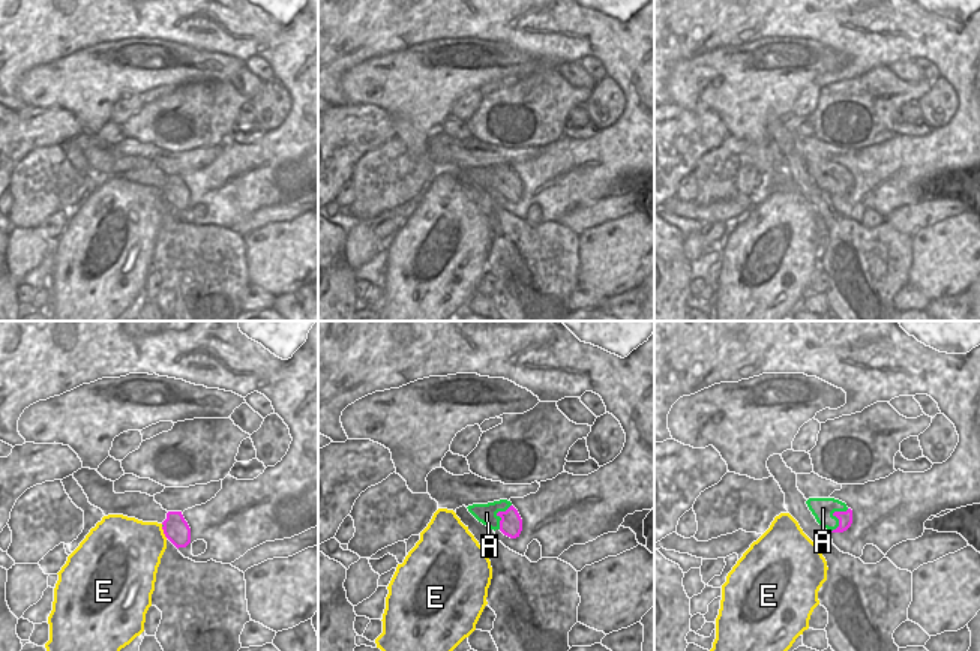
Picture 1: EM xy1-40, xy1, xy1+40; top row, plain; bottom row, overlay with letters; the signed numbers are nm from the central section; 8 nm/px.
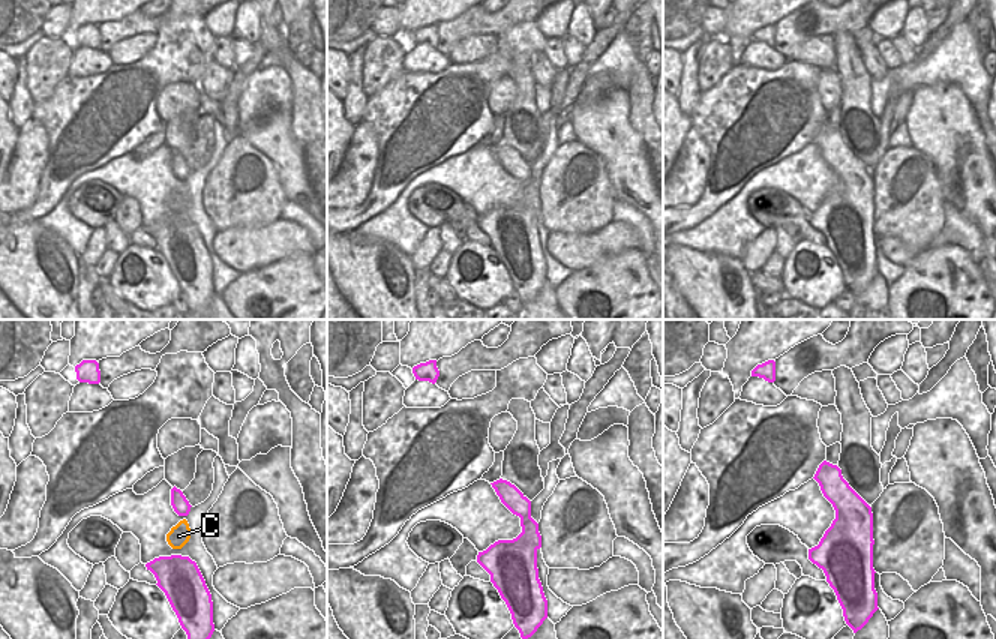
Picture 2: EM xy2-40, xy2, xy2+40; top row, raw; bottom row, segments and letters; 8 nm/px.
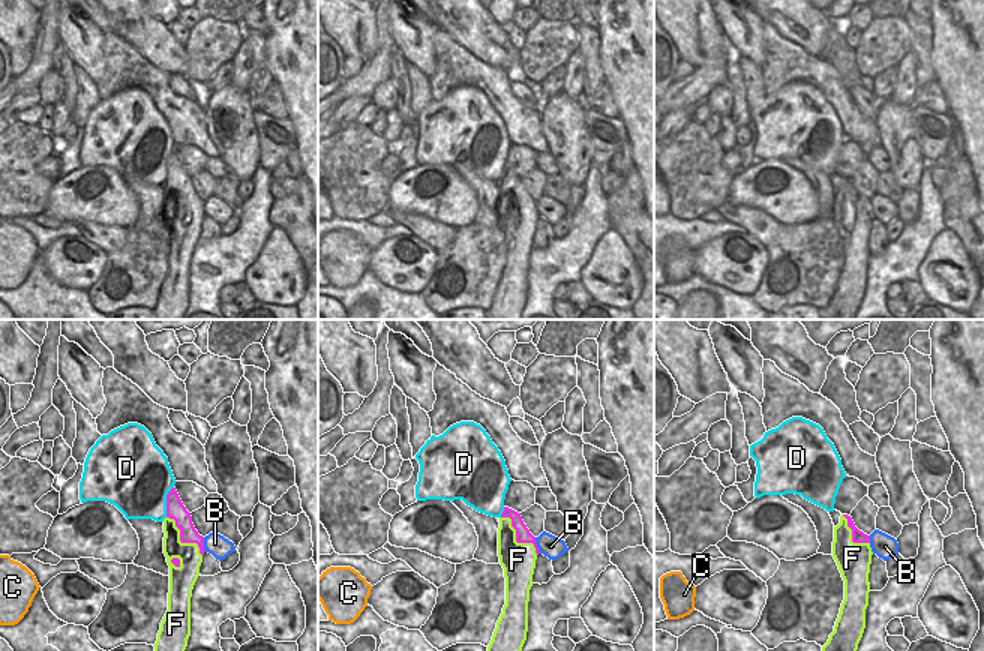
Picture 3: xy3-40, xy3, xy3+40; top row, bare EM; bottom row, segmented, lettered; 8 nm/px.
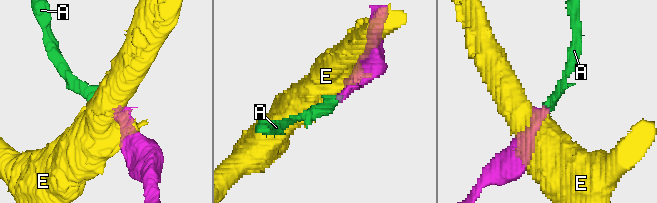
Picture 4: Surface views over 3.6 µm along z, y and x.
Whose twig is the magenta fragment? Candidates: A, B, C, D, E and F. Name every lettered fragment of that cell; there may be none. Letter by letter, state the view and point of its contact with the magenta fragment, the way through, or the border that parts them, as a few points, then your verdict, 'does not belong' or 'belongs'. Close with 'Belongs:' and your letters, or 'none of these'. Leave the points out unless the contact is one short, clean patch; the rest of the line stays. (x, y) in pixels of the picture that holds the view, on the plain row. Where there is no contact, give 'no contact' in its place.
A: contact xy1+40 (833, 179); does not belong
B: contact xy3 (536, 209); border xy3 (534, 201), (540, 216); does not belong
C: no contact; does not belong
D: contact xy3-40 (167, 165); does not belong
E: contact xy1-40 (164, 197); does not belong
F: contact xy3 (516, 203); belongs
Belongs: F

